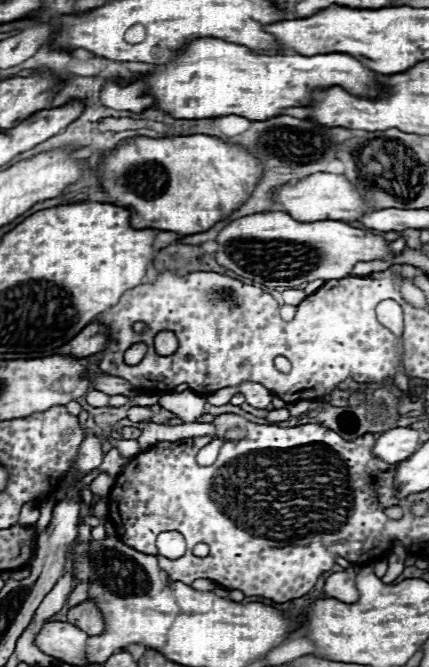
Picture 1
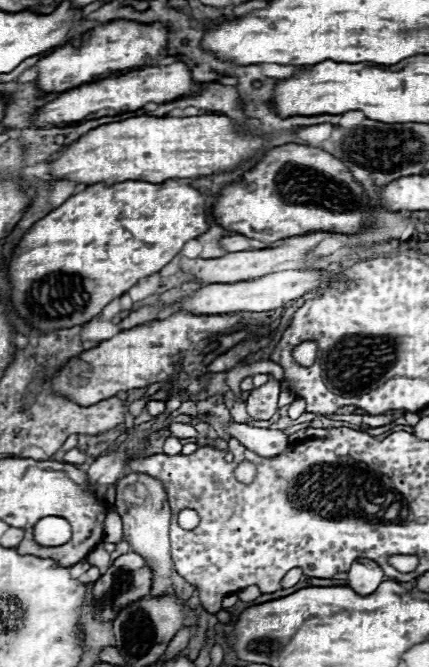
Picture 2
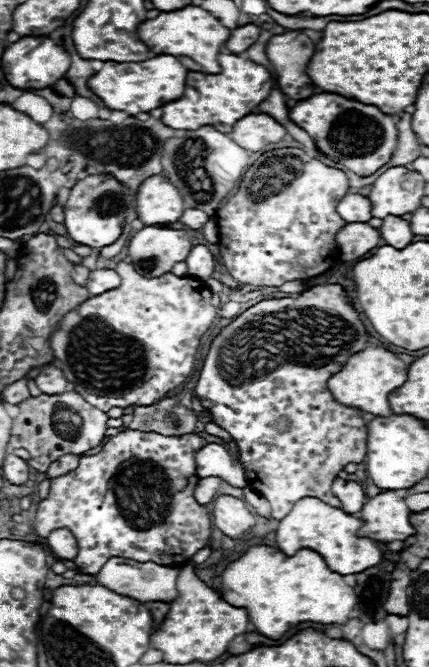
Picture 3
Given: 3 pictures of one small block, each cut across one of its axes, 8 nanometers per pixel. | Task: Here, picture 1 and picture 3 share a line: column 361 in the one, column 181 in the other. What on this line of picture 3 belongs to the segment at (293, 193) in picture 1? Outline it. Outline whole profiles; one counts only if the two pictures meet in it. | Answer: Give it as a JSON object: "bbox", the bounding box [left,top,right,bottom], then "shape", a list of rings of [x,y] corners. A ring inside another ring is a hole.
{"bbox":[136,176,184,224],"shape":[[[150,176],[138,188],[136,196],[138,218],[148,224],[176,224],[184,214],[184,200],[174,184],[164,176]]]}

